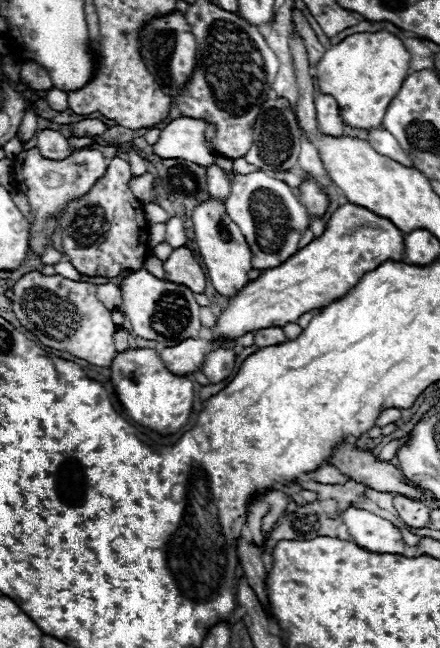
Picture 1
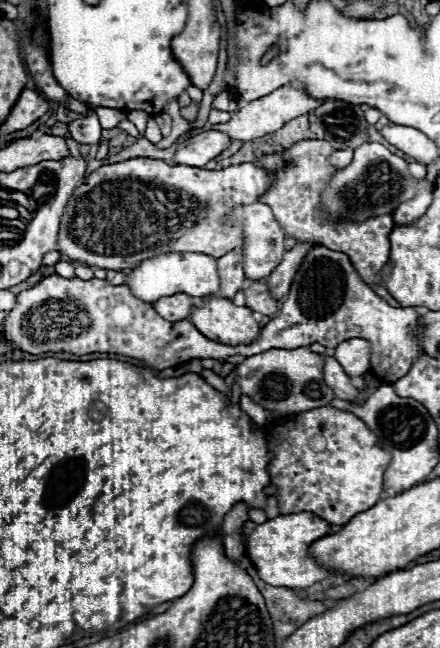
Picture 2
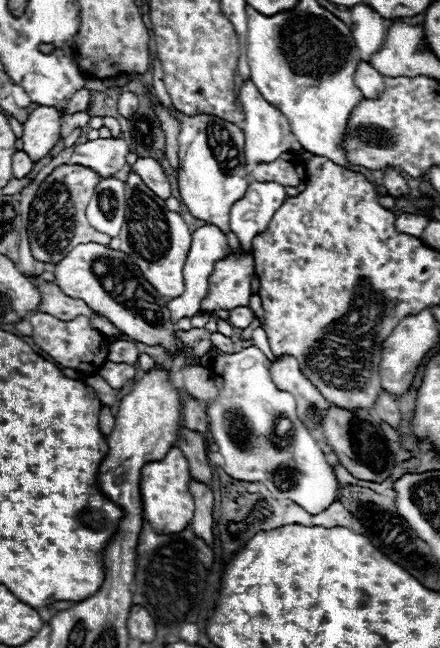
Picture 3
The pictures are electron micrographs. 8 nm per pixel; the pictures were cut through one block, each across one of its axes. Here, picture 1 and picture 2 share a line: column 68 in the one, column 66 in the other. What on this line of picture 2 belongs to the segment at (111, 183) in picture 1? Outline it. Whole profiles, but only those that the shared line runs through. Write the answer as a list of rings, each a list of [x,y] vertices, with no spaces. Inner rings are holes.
[[[152,158],[104,164],[70,196],[60,218],[58,252],[70,262],[116,272],[160,252],[204,252],[220,258],[240,246],[240,230],[222,226],[220,216],[232,204],[256,202],[270,180],[270,174],[252,162],[224,170],[170,166]]]

